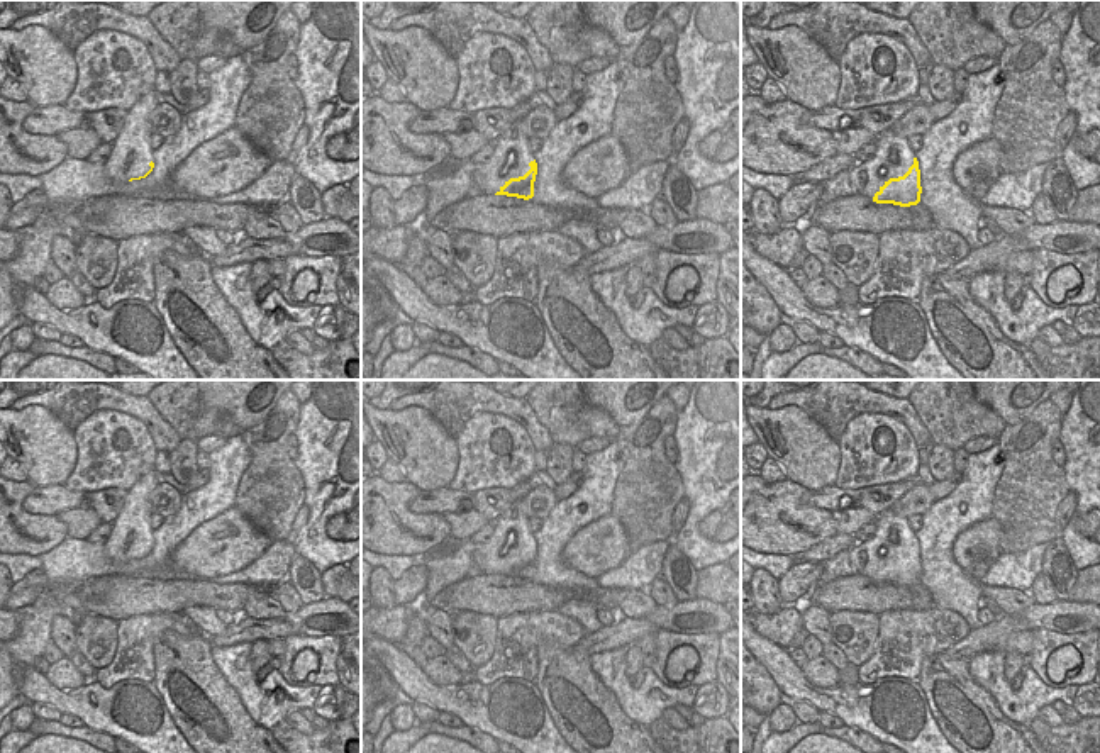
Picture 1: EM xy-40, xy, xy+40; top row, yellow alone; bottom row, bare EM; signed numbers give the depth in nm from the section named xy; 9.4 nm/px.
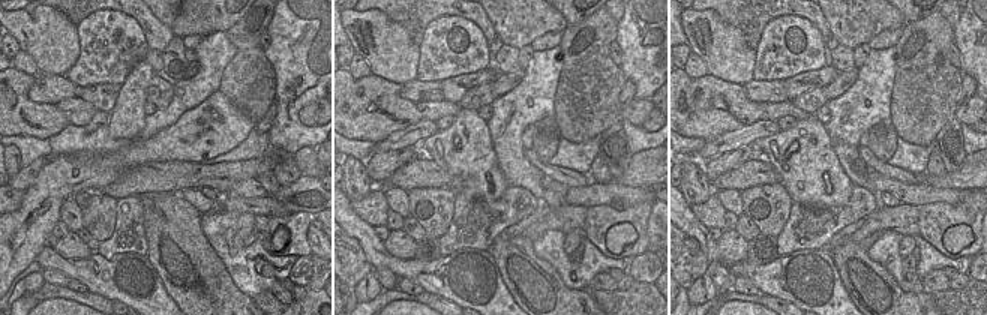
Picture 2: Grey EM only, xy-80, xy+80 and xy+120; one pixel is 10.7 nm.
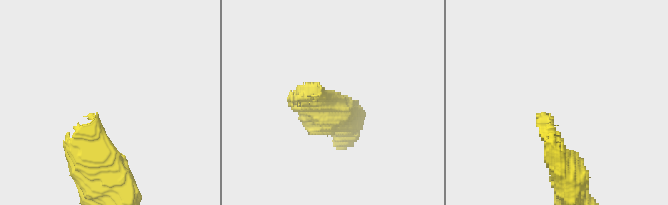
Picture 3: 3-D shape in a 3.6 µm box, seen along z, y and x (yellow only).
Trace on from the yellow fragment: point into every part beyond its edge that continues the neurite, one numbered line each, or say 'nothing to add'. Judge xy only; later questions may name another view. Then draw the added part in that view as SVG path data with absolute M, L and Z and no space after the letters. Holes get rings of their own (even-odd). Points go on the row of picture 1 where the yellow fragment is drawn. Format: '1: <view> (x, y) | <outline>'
1: xy (511, 158) | M517 120L493 142L492 158L476 165L473 181L483 195L495 195L510 178L524 176L531 170L531 161L534 156L529 139L520 132Z

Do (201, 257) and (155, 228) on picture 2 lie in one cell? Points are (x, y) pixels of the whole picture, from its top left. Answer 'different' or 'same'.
same

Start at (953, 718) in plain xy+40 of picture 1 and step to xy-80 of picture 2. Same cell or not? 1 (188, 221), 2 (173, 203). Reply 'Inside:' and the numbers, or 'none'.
Inside: 1, 2

